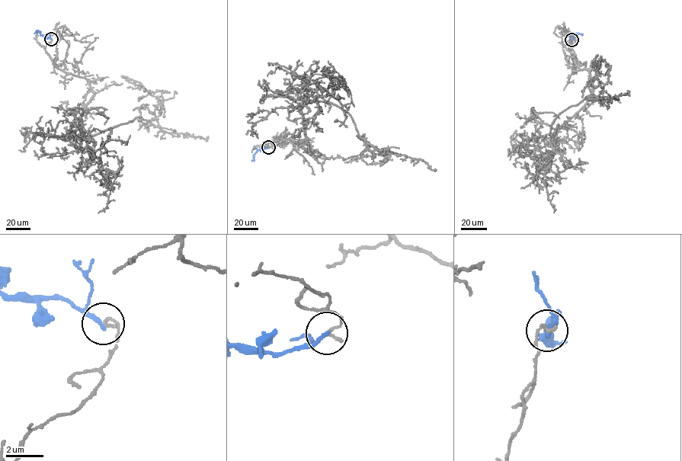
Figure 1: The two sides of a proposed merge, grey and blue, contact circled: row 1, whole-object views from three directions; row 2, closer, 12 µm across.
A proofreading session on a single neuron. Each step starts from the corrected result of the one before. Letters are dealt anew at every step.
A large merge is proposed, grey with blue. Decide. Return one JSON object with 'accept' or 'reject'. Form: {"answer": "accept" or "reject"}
{"answer": "reject"}

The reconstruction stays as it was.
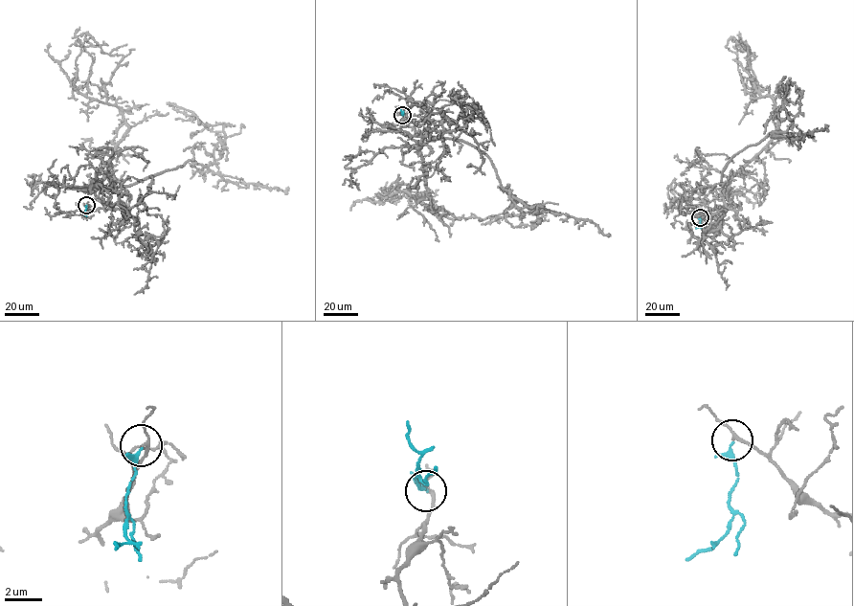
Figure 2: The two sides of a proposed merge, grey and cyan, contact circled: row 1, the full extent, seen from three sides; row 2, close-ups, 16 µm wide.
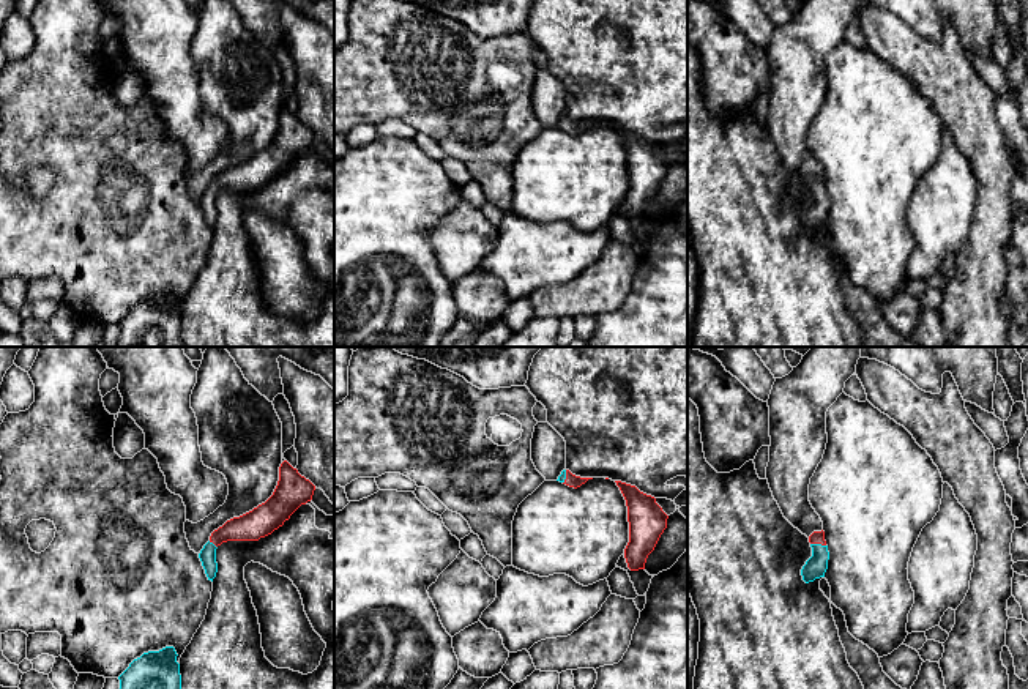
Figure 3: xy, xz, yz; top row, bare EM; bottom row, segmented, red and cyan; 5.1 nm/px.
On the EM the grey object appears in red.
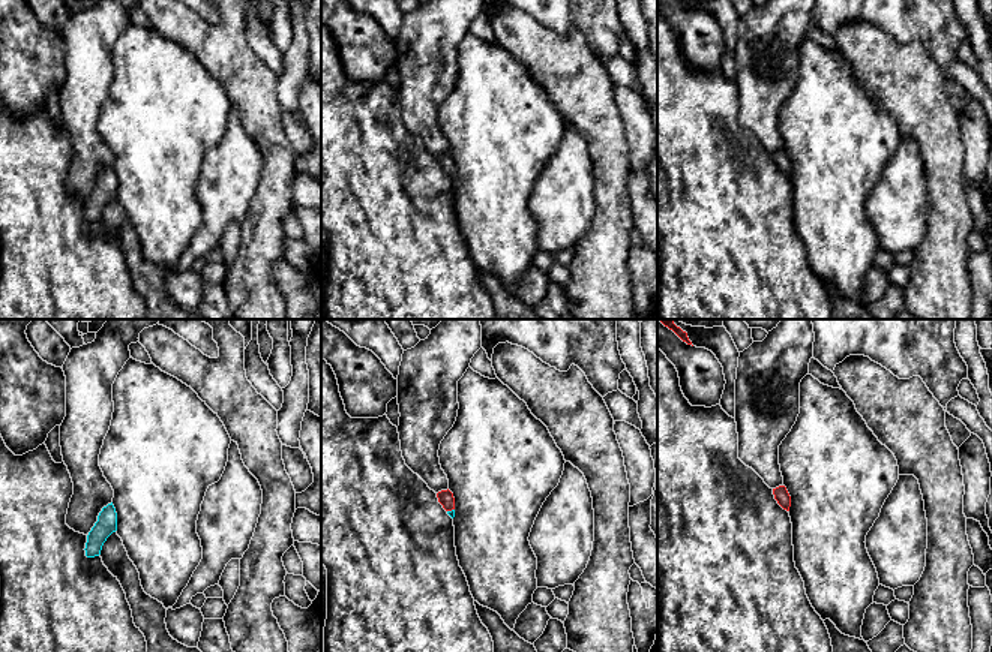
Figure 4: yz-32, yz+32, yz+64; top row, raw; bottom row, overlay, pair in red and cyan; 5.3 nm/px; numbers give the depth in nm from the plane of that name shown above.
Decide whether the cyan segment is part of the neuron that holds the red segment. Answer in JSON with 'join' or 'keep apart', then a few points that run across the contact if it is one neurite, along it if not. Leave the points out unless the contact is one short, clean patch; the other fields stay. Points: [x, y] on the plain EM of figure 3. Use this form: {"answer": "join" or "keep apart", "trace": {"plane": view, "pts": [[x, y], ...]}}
{"answer": "join", "trace": {"plane": "yz", "pts": [[817, 183], [819, 189], [819, 208], [815, 213]]}}

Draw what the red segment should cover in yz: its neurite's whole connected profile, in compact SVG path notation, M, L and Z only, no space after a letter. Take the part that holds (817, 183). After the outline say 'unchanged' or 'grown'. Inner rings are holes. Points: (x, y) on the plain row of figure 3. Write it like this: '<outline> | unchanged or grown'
M814 178L809 183L812 194L812 203L806 208L801 216L803 227L806 230L814 229L815 225L825 224L828 216L829 199L825 188L825 178Z | grown

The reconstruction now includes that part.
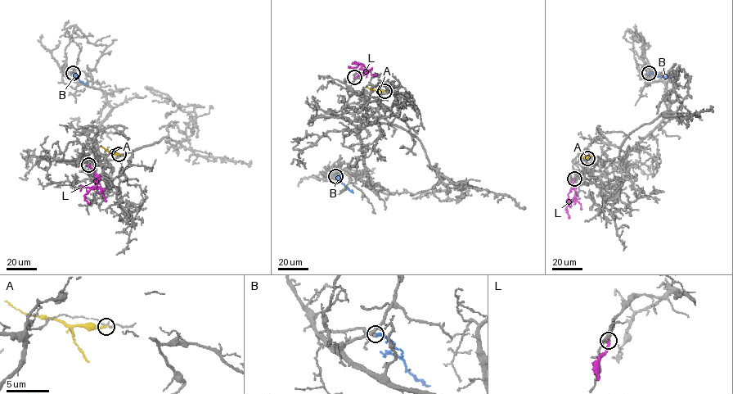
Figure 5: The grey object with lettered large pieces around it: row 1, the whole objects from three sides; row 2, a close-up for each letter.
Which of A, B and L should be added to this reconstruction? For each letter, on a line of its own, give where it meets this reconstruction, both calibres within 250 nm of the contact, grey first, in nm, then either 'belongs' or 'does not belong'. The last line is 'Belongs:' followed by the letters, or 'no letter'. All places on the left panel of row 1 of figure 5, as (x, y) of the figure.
A: (119, 154) | 140/170 nm | does not belong
B: (73, 73) | 180/260 nm | belongs
L: (88, 165) | 170/200 nm | does not belong
Belongs: B

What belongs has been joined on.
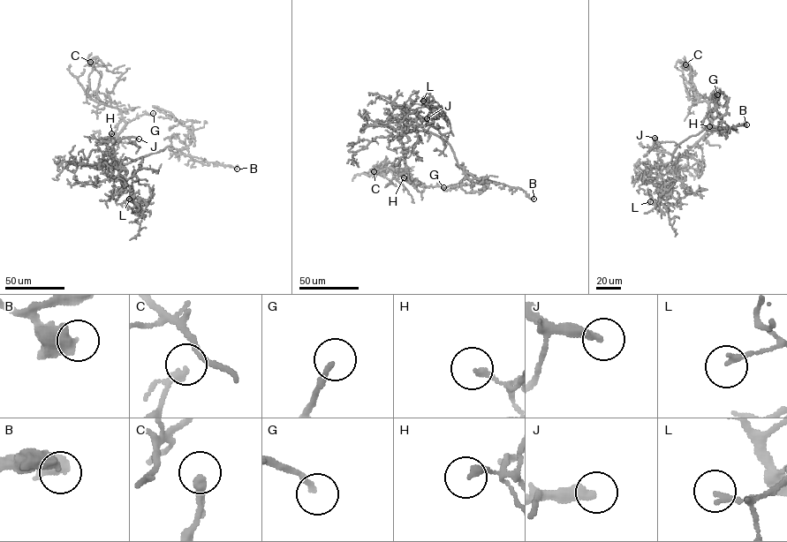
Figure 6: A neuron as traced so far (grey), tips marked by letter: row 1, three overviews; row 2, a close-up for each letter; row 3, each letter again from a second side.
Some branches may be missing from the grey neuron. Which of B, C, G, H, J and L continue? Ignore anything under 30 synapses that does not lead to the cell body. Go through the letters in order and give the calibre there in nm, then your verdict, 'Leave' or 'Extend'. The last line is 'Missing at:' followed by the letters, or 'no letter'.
B: Thickness 480 nm. Leave
C: Thickness 180 nm. Leave
G: Thickness 190 nm. Extend
H: Thickness 240 nm. Leave
J: Thickness 320 nm. Extend
L: Thickness 180 nm. Leave
Missing at: G, J

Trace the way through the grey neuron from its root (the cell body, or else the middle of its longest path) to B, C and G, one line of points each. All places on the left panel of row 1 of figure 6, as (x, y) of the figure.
B: (109, 164), (127, 164), (170, 146), (205, 165), (213, 162), (237, 169)
C: (109, 164), (112, 146), (125, 123), (109, 96), (122, 73), (89, 65), (90, 62)
G: (109, 164), (112, 146), (122, 128), (139, 116), (153, 113)

